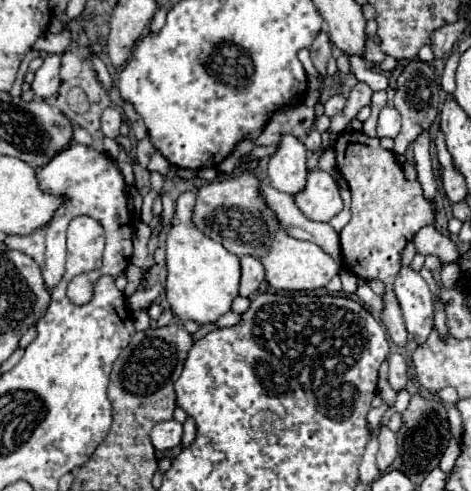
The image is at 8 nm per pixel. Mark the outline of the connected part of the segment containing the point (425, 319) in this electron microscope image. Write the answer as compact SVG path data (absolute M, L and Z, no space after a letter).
M403 267L395 279L395 295L397 295L399 305L403 309L407 331L411 333L411 337L417 343L423 343L433 329L433 295L429 291L429 285L425 283L425 279L417 271L413 271L411 267Z

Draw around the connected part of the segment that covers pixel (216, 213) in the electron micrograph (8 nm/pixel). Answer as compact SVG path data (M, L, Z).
M251 171L203 185L197 193L193 221L205 235L219 241L231 253L239 257L255 255L259 261L263 261L267 269L265 279L275 289L319 289L325 287L341 269L341 263L323 253L319 245L311 241L299 241L281 229L279 219L263 201L261 181Z

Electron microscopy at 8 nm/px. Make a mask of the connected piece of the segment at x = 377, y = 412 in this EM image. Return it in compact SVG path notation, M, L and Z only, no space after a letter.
M381 405L381 407L371 409L371 411L367 413L367 427L369 427L369 433L375 433L375 427L377 427L377 423L381 421L381 417L383 417L385 411L387 411L387 407Z

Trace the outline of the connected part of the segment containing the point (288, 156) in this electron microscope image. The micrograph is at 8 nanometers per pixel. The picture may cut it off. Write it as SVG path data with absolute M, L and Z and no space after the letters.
M281 135L277 151L269 157L269 183L271 187L289 195L299 193L307 179L305 145L295 135Z

